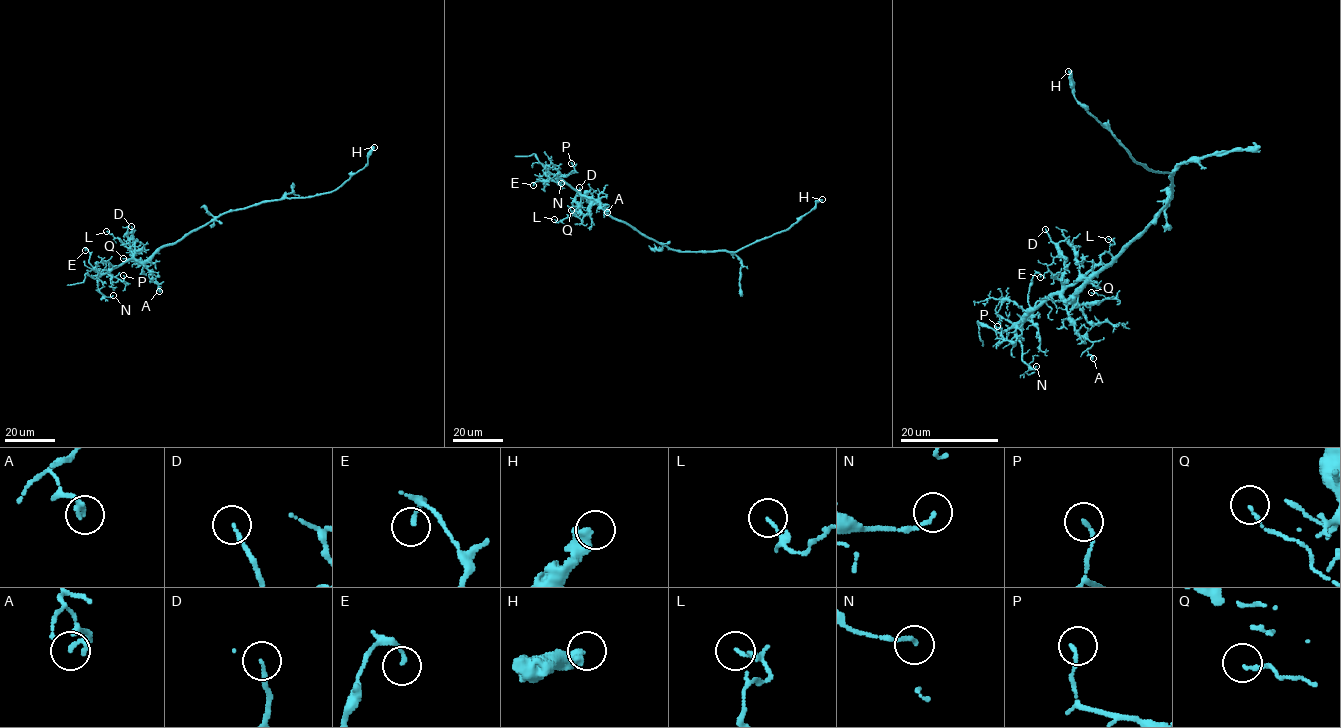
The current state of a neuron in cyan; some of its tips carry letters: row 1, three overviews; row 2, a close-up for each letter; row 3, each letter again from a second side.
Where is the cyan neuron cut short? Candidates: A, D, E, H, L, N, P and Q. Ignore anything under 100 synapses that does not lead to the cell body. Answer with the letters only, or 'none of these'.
none of these

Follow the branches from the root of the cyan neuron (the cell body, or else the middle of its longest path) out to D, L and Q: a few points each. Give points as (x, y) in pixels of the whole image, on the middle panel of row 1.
D: (661, 245), (612, 218), (597, 204), (582, 197), (579, 187)
L: (661, 245), (612, 218), (584, 196), (571, 215), (558, 222), (554, 219)
Q: (661, 245), (612, 218), (594, 202), (581, 219), (571, 210)

